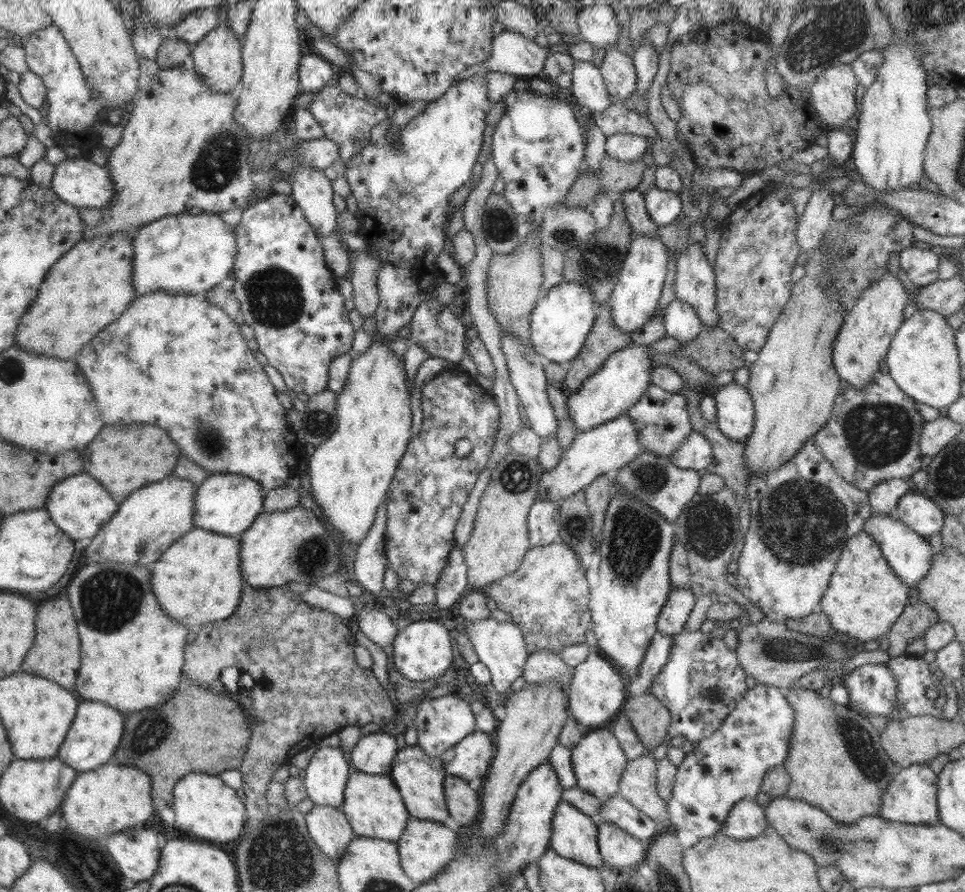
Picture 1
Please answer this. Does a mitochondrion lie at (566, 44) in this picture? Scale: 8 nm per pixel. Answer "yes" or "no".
no

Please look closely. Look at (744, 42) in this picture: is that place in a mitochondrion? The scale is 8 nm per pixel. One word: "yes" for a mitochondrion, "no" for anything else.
no

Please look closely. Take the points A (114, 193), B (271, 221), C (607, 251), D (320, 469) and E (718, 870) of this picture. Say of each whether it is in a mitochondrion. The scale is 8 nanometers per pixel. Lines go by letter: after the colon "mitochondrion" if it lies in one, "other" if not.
A: other
B: other
C: mitochondrion
D: other
E: other

